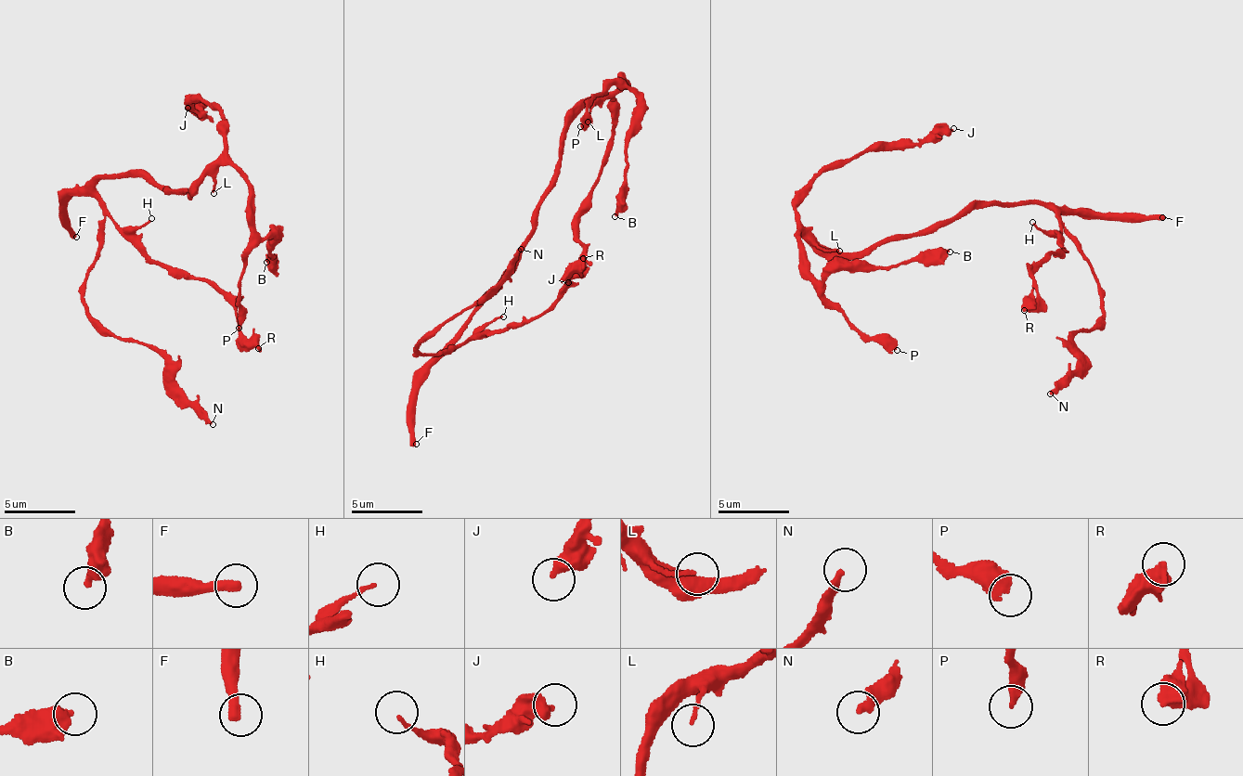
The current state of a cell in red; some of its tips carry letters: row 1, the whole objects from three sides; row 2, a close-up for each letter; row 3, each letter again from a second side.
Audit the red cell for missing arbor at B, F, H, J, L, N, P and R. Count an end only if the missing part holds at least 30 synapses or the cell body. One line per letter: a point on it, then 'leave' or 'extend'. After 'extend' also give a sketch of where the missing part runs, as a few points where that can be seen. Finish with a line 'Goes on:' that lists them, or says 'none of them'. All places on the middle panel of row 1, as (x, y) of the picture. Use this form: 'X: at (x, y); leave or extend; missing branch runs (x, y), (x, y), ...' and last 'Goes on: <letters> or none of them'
B: at (615, 216); leave
F: at (416, 444); extend
H: at (503, 316); leave
J: at (568, 282); leave
L: at (588, 122); leave
N: at (521, 249); leave
P: at (580, 126); leave
R: at (583, 258); leave
Goes on: F

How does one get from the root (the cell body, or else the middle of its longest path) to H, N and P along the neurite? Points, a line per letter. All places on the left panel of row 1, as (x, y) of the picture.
H: (147, 178), (118, 176), (103, 178), (96, 186), (101, 205), (123, 226), (135, 229), (151, 218)
N: (147, 178), (118, 176), (96, 186), (104, 239), (86, 278), (84, 309), (165, 362), (174, 391), (213, 424)
P: (147, 178), (191, 193), (206, 174), (228, 164), (247, 185), (254, 244), (239, 288), (239, 328)

